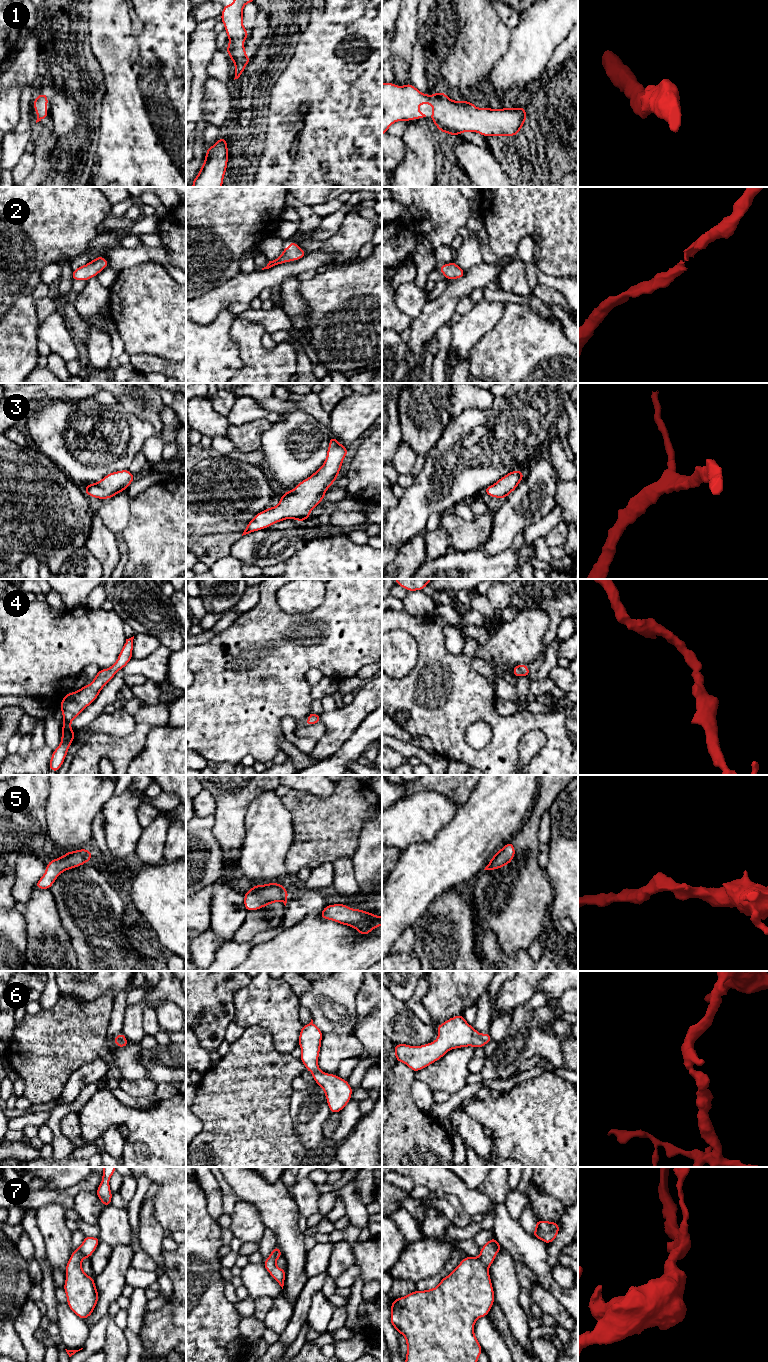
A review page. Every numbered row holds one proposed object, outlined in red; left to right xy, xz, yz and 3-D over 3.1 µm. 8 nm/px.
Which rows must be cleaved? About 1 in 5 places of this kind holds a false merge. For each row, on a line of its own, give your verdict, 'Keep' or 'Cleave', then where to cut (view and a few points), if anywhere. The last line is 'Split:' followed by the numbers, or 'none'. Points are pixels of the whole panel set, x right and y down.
1: Keep. No split
2: Keep. No split
3: Keep. No split
4: Keep. No split
5: Keep. No split
6: Keep. No split
7: Keep. No split
Split: none

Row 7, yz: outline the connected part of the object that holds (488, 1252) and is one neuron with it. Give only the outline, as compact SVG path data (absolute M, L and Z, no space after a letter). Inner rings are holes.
M493 1237L481 1249L479 1257L465 1257L435 1288L423 1291L415 1290L404 1297L397 1298L391 1304L390 1322L396 1332L406 1339L407 1354L405 1362L477 1362L482 1347L475 1333L474 1325L478 1318L485 1317L494 1304L494 1289L488 1268L494 1262L502 1246Z

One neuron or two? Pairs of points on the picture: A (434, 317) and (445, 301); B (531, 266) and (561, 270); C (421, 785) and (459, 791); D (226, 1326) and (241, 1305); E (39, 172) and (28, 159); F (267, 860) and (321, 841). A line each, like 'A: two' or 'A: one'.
A: one
B: two
C: one
D: two
E: two
F: two

